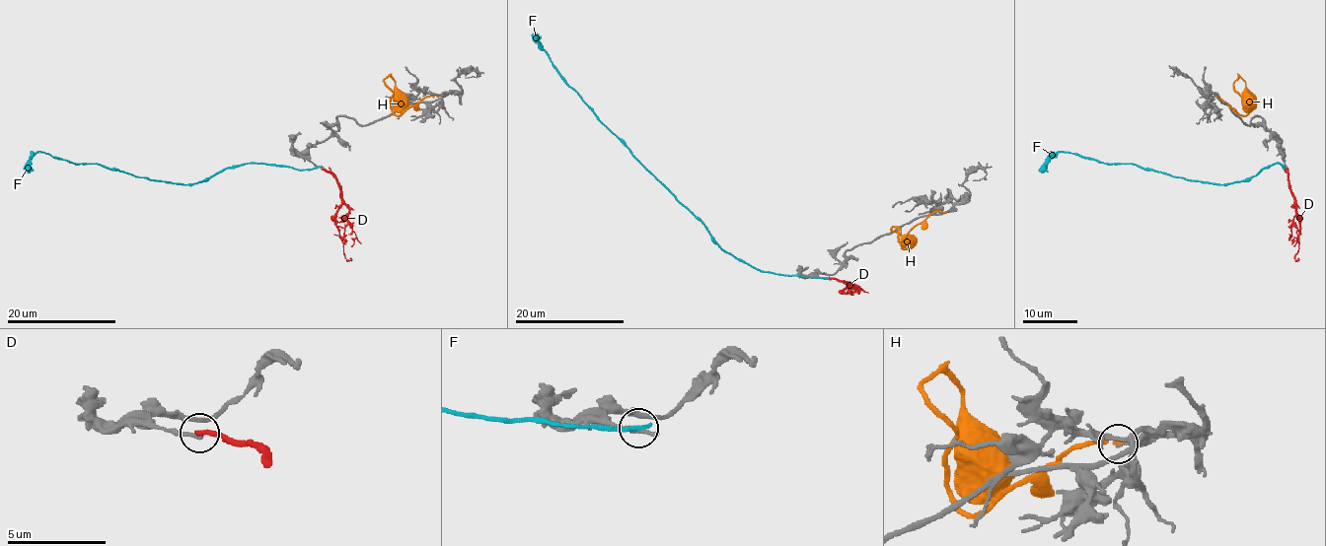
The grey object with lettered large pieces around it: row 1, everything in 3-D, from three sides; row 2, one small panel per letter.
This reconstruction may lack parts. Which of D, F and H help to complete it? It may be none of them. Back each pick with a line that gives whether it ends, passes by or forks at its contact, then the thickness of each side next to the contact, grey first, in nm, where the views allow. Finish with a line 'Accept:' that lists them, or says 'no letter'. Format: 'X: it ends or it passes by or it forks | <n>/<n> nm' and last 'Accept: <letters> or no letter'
H: it ends | 140/160 nm
Accept: H

